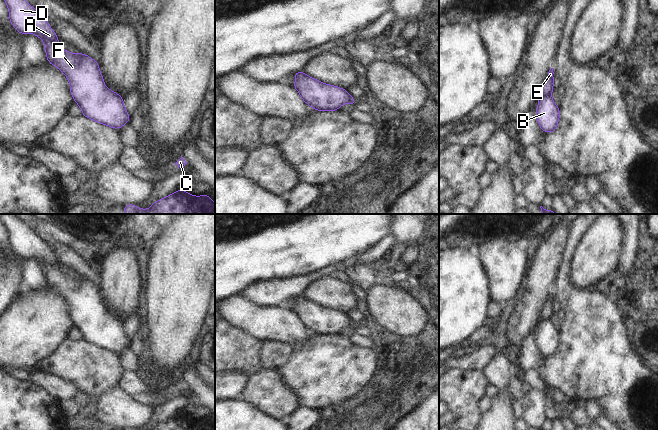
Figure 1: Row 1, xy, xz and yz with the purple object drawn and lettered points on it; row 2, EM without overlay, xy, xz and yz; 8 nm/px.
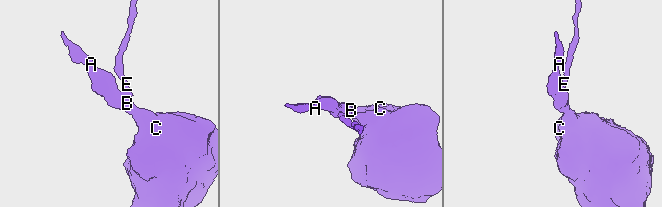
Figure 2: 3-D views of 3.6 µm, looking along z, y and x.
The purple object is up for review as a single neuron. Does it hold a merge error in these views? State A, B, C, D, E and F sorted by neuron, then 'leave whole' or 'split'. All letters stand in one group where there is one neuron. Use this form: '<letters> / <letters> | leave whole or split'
A B C D F / E | split

